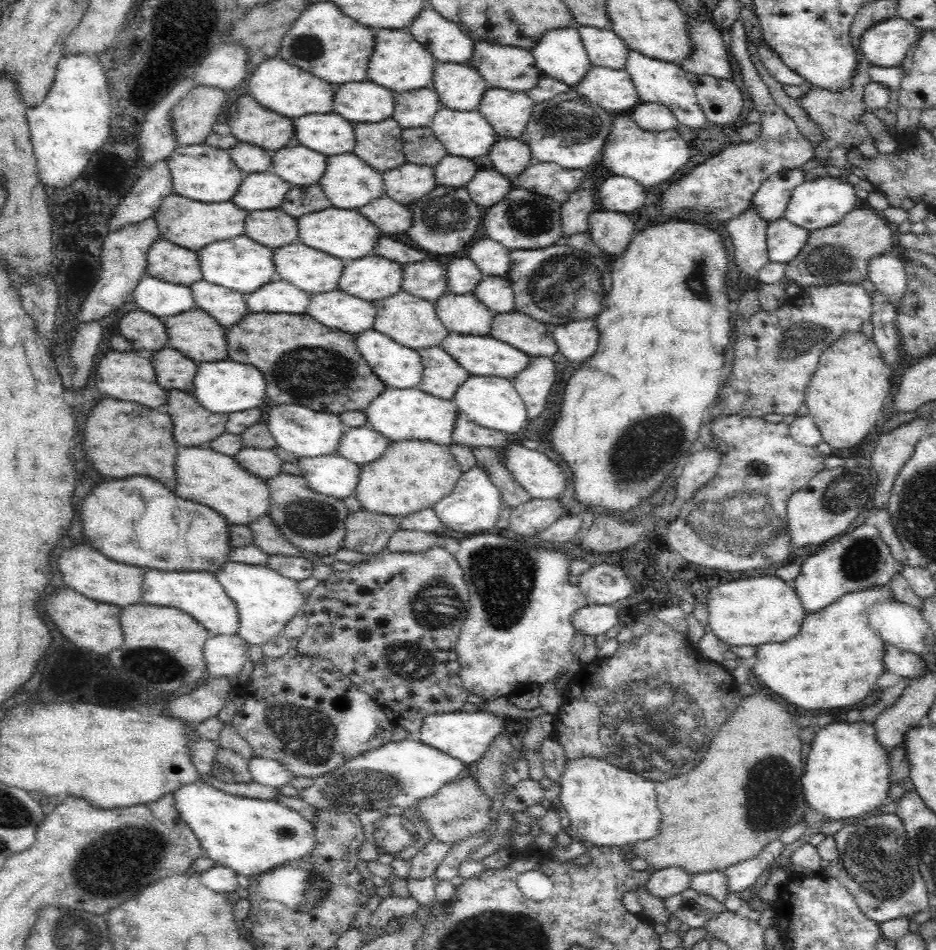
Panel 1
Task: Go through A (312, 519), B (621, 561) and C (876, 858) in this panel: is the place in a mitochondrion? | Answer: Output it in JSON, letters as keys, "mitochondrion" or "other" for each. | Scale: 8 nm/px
{"A":"mitochondrion","B":"other","C":"mitochondrion"}

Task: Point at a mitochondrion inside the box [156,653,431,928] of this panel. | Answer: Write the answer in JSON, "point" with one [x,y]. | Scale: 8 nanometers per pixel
{"point":[358,788]}

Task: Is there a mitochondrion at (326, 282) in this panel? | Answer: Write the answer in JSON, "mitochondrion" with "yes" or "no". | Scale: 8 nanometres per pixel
{"mitochondrion":"no"}

